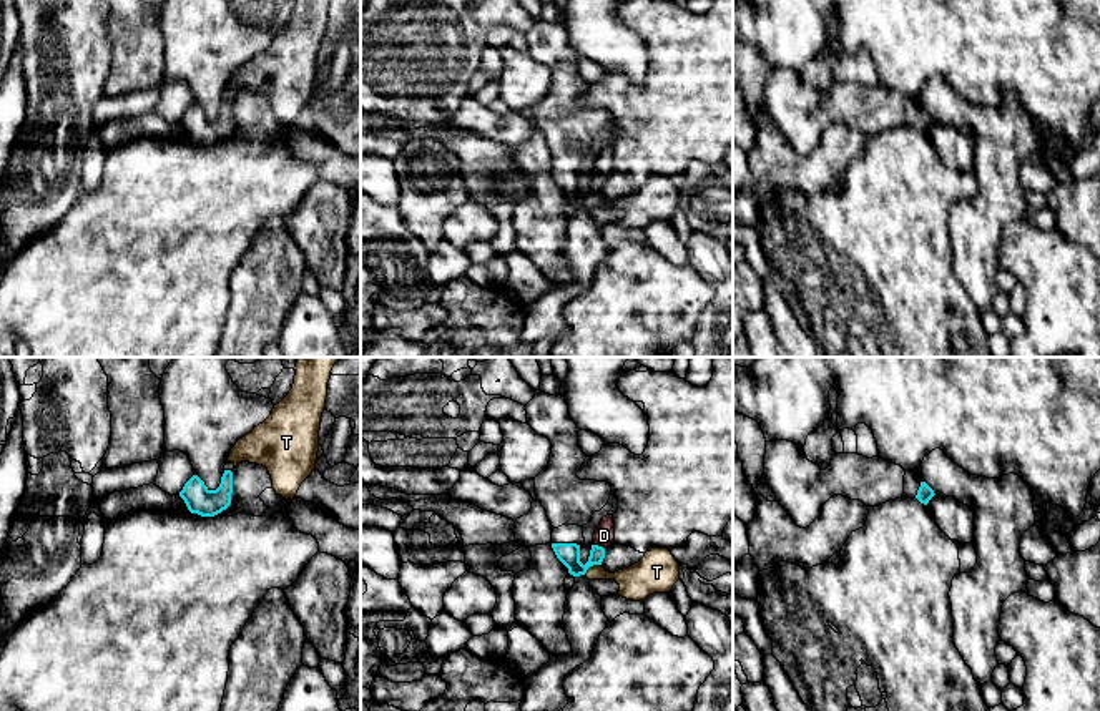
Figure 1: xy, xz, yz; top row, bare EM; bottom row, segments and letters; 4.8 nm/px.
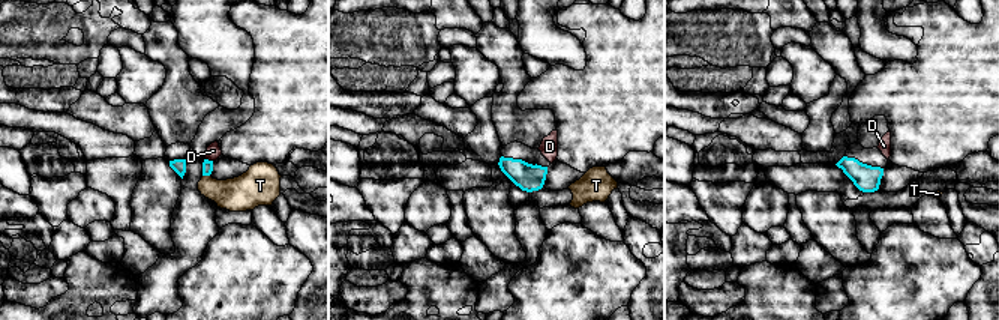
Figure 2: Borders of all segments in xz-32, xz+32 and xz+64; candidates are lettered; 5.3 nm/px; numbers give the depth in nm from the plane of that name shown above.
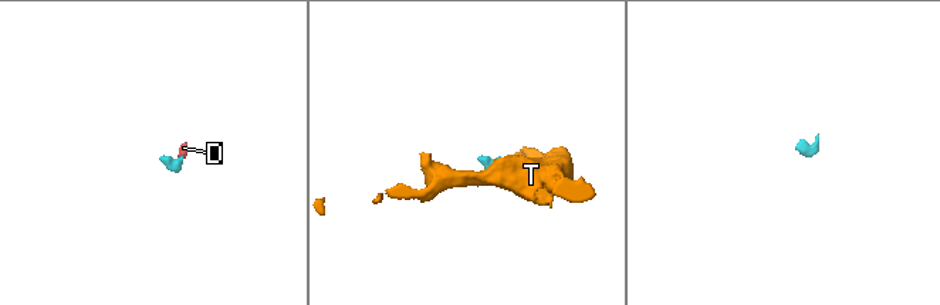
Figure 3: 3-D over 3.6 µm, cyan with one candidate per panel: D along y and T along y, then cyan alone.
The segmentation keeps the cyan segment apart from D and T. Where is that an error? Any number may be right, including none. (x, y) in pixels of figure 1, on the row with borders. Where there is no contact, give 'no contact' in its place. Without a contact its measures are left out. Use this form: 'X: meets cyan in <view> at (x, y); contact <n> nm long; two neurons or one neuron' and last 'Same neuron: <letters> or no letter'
D: meets cyan in xz at (597, 545); contact 60 nm long; one neuron
T: meets cyan in xz at (592, 565); contact 100 nm long; two neurons
Same neuron: D

